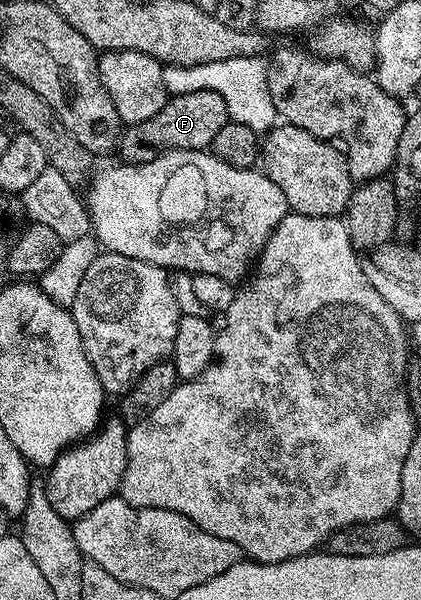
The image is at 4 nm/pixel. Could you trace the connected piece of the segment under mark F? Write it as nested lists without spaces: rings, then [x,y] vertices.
[[[200,91],[170,95],[160,113],[148,117],[148,121],[129,124],[123,130],[116,151],[122,154],[122,163],[147,163],[169,151],[206,151],[229,119],[220,93]]]

